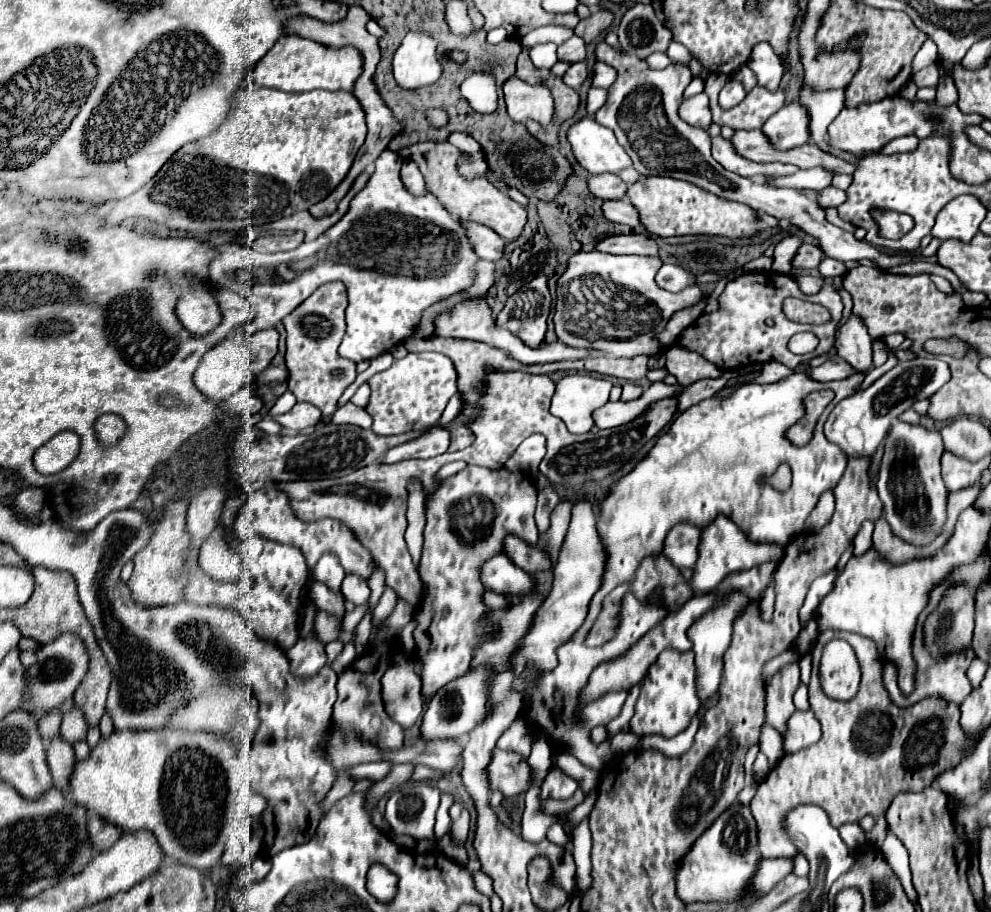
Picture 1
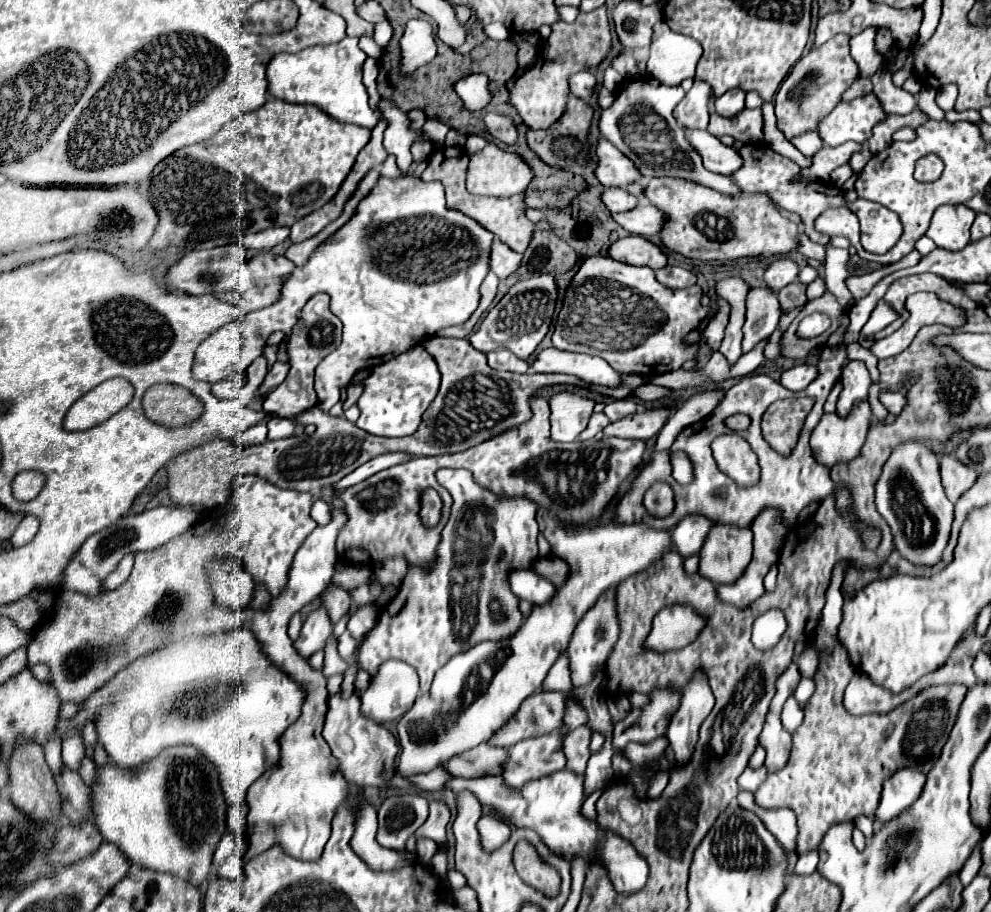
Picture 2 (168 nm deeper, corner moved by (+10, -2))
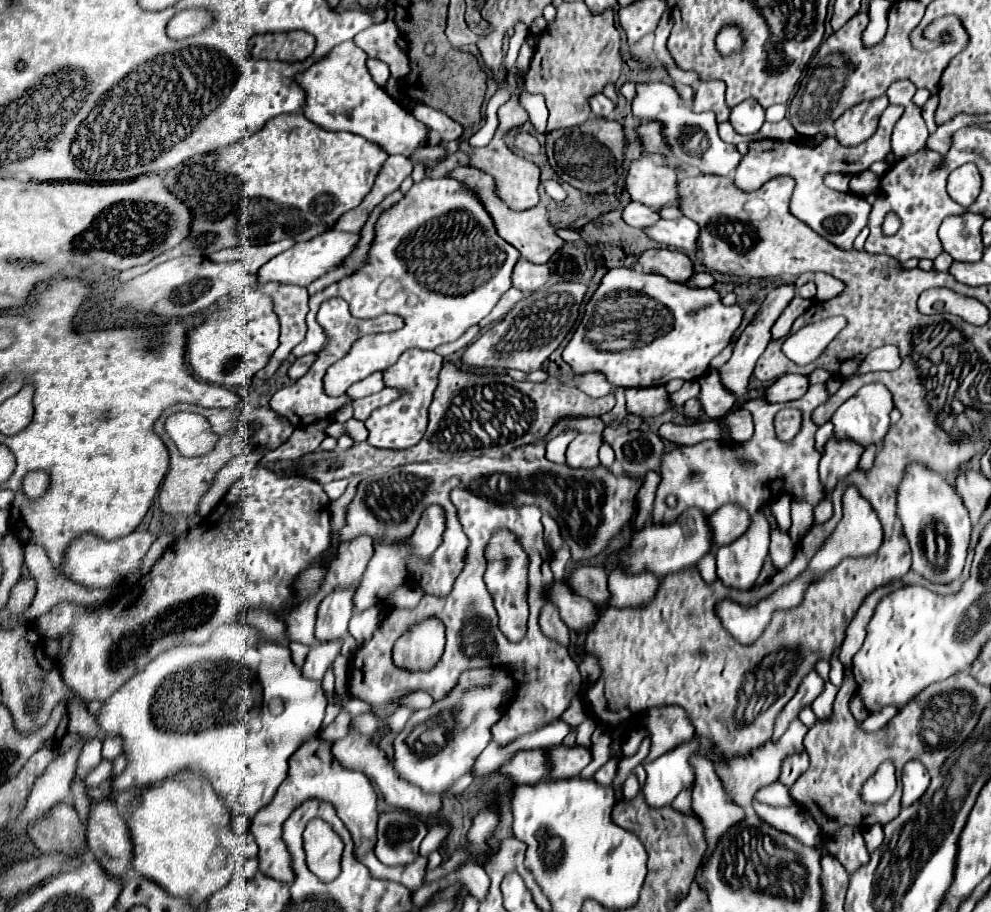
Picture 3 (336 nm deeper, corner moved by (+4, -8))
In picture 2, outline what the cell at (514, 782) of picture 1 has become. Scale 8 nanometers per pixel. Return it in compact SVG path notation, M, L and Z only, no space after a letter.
M557 732L549 736L537 736L521 740L509 750L509 764L505 764L503 778L509 786L519 788L529 780L549 776L563 770L567 758L563 754L563 742Z

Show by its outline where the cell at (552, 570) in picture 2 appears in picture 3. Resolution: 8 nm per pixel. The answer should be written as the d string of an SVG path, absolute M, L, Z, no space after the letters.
M577 566L569 578L565 580L575 594L591 600L591 602L603 602L607 600L607 574L603 568L597 566Z

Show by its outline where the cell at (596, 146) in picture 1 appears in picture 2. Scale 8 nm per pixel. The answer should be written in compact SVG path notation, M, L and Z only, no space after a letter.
M607 140L599 142L597 156L599 156L599 166L597 166L595 174L603 186L627 188L629 184L633 184L641 178L639 168Z

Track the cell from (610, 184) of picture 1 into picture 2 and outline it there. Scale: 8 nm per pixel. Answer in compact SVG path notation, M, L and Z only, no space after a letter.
M607 188L607 190L605 190L605 196L601 196L601 200L603 200L603 204L609 208L611 214L633 210L633 208L637 208L637 204L639 204L637 196L629 194L625 188Z

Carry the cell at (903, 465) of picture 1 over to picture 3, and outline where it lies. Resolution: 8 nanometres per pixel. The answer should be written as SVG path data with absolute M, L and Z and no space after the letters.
M923 464L907 466L897 490L897 518L913 552L913 572L933 584L949 584L959 578L967 556L971 520L959 494L941 474L927 470Z

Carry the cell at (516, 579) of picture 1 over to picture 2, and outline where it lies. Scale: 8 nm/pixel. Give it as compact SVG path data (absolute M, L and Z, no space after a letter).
M535 570L513 572L513 576L509 576L509 582L513 594L519 600L527 600L531 604L545 604L557 594L557 586L551 584L545 576L537 574Z

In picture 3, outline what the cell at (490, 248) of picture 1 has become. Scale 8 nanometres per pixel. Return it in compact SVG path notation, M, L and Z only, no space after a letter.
M519 258L513 270L513 286L519 288L521 292L533 292L541 288L549 278L549 268L539 266L533 262L527 262L525 258Z

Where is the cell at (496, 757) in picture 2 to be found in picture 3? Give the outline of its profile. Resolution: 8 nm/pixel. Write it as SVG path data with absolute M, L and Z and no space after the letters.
M519 750L515 756L497 768L497 774L515 784L533 784L547 776L547 750Z

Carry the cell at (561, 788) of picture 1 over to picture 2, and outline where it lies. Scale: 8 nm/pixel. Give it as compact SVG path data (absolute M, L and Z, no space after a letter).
M563 770L555 772L553 776L543 776L541 780L527 782L517 790L505 786L501 776L483 776L473 780L453 778L447 786L453 792L469 790L471 794L477 796L477 800L481 800L481 804L493 806L497 812L501 812L501 816L511 820L513 826L535 830L553 854L565 860L583 858L589 864L601 864L607 870L607 878L617 894L625 896L635 894L647 882L649 866L645 858L635 850L635 846L611 830L601 830L597 822L583 816L581 806L587 800L583 790L583 776L575 774L573 770Z

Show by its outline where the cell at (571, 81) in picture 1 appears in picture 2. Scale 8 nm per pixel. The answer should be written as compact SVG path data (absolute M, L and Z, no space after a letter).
M579 72L573 74L569 78L571 84L571 92L581 98L581 100L591 100L591 96L595 94L595 86L597 86L597 78L591 72Z

